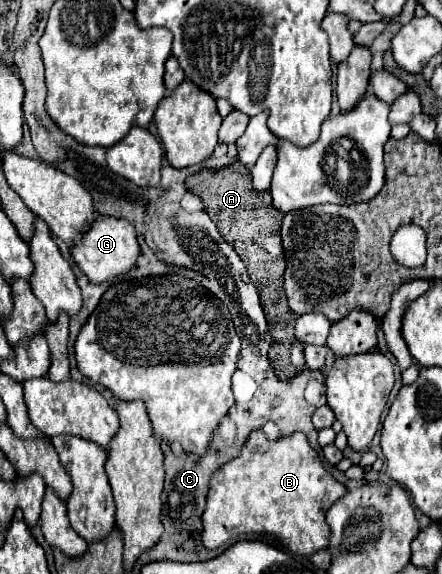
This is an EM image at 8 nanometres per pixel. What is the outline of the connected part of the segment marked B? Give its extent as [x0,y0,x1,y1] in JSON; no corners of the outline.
[202,429,346,557]

